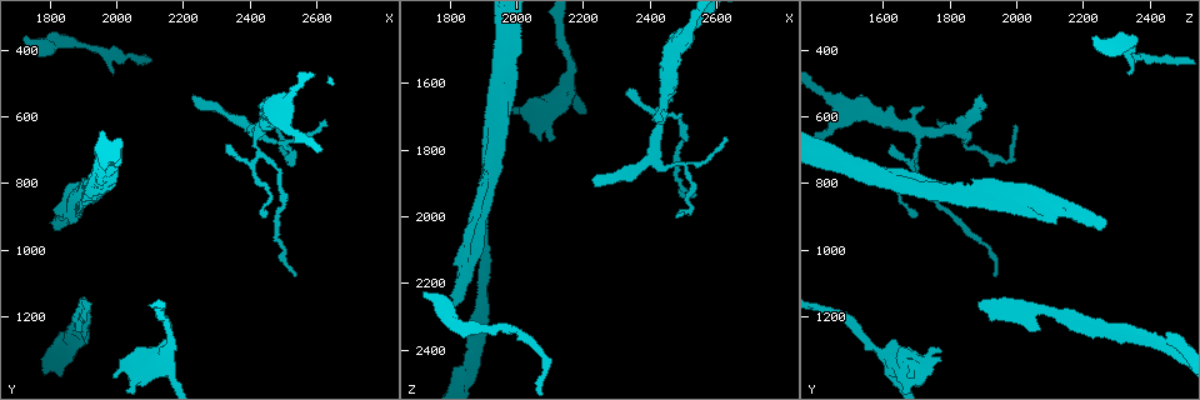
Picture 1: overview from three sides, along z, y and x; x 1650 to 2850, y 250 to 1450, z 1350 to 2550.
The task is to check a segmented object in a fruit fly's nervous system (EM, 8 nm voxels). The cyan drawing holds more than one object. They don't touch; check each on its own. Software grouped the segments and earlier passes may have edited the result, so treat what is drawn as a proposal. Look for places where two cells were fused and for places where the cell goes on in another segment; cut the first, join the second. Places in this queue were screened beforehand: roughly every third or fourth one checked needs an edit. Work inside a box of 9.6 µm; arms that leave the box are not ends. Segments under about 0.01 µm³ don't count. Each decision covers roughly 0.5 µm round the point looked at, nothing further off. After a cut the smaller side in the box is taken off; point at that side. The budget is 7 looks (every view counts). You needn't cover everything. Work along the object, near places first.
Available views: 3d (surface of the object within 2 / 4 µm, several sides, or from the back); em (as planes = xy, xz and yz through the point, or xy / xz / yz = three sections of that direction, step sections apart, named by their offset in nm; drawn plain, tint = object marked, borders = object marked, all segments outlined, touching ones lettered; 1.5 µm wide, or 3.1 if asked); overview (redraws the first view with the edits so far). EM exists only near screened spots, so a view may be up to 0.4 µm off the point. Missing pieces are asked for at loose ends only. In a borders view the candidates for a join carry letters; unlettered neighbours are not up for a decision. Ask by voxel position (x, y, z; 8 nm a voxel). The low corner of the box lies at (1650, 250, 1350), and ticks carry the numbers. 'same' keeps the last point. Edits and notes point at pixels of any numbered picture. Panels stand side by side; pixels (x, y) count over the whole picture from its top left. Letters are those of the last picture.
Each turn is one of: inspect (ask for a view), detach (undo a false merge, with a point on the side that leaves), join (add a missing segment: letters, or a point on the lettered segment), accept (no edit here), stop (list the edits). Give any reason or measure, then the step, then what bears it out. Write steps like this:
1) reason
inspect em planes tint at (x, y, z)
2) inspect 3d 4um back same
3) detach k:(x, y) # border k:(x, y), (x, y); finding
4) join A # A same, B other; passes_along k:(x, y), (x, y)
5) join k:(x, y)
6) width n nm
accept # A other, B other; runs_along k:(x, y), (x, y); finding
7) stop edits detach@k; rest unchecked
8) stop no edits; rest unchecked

tapers out
inspect 3d 2um at (2220, 540, 1890)

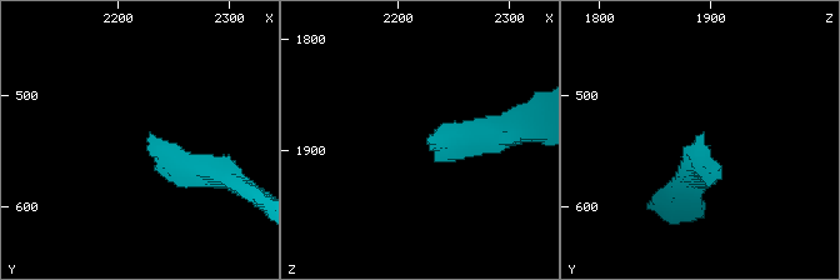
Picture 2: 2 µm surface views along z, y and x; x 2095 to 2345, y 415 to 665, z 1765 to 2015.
now the EM
inspect em yz step 4 borders at (2230, 536, 1894)

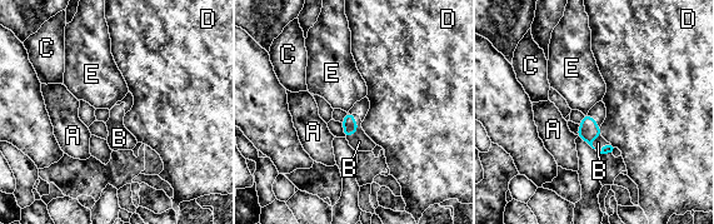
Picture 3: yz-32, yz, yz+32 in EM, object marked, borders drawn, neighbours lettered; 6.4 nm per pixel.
inspect em planes borders same

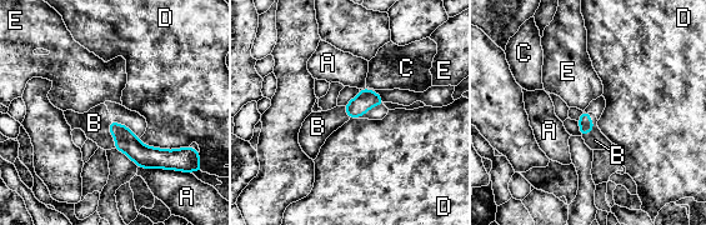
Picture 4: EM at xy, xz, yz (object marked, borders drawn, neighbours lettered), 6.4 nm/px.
longest_contact D 340 nm
join B # A other, B same, C other, D other, E other; passes_along 4:(584, 121), (595, 125), (595, 140); the cell continues

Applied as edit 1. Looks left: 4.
redraw
inspect overview

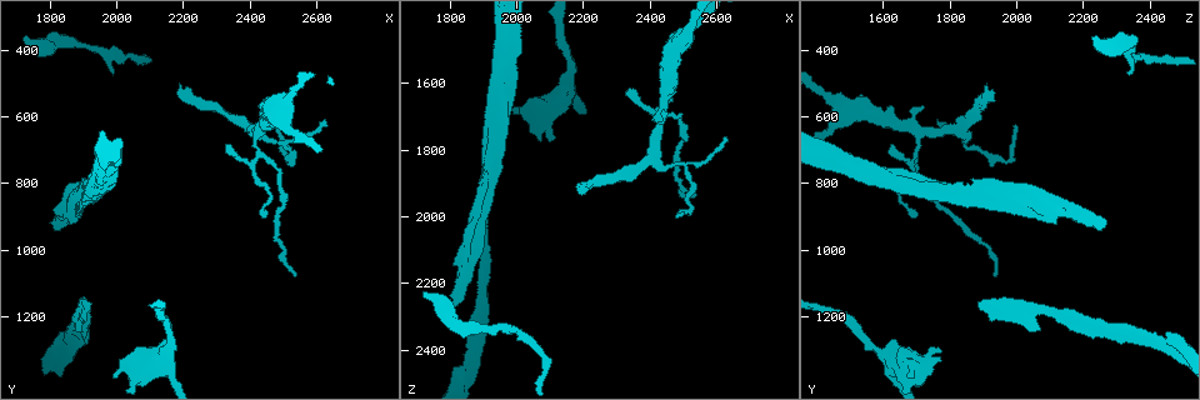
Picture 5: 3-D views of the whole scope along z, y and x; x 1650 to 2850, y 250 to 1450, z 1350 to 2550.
free end
inspect em planes borders at (2480, 620, 2000)

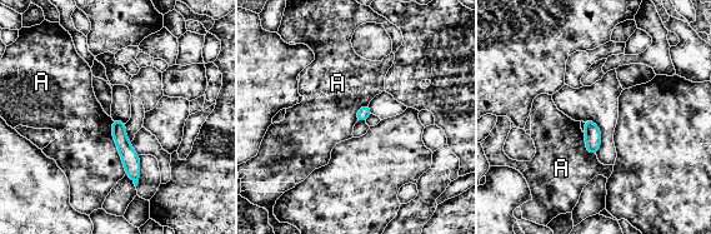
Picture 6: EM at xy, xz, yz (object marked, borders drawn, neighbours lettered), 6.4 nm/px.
width 90 nm
accept # A other; border 6:(111, 118), (113, 139), (126, 173); no lettered segment goes on from it

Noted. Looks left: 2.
inspect em planes plain at (1890, 1240, 2050)

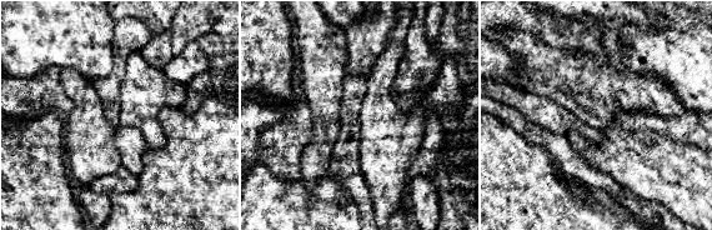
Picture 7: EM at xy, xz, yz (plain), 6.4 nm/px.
inspect em planes borders same

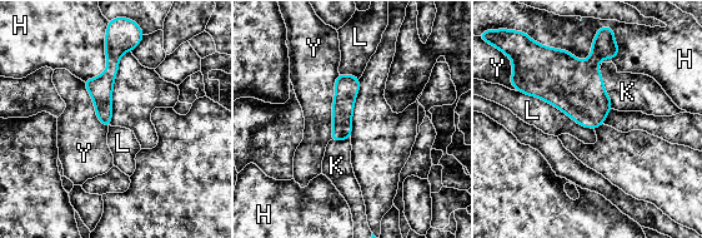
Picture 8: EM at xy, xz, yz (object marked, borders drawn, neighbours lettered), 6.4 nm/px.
longest_contact L 550 nm
join K # H other, K same, L other, Y other; passes_along 8:(575, 87), (603, 89), (627, 92); the cell continues

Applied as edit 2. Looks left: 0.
stop edits join@4, join@8; rest unchecked

